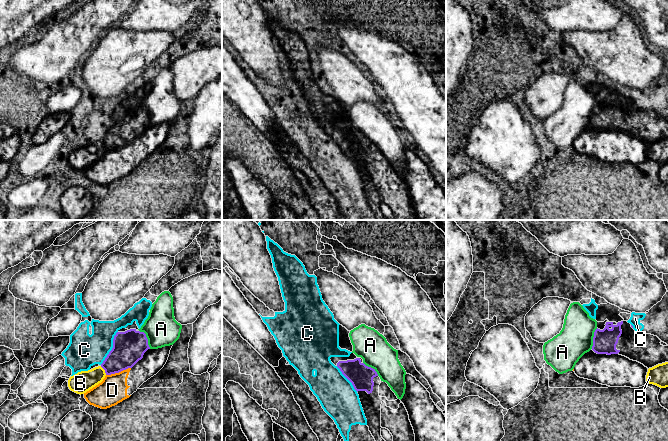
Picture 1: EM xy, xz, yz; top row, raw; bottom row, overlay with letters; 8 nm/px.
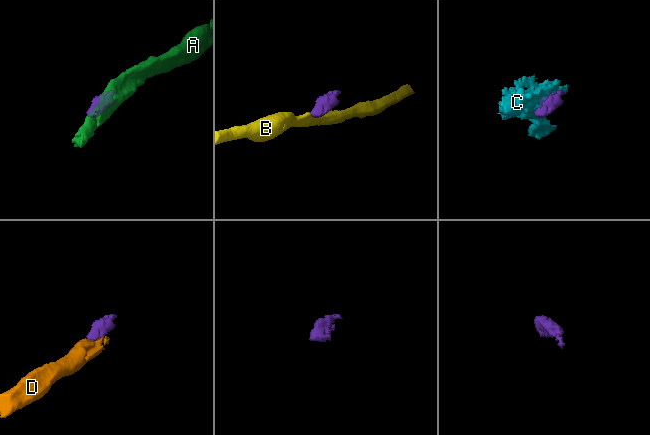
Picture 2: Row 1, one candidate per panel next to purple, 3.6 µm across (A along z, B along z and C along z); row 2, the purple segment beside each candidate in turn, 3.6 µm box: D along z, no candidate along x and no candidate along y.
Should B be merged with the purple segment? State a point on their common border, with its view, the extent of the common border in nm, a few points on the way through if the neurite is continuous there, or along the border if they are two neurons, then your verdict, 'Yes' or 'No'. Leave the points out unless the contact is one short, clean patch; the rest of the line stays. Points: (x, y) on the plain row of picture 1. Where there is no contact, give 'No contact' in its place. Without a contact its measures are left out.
Touches purple at xy (104, 145). Shared border 90 nm. Boundary: xy (100, 142), (106, 150). No

